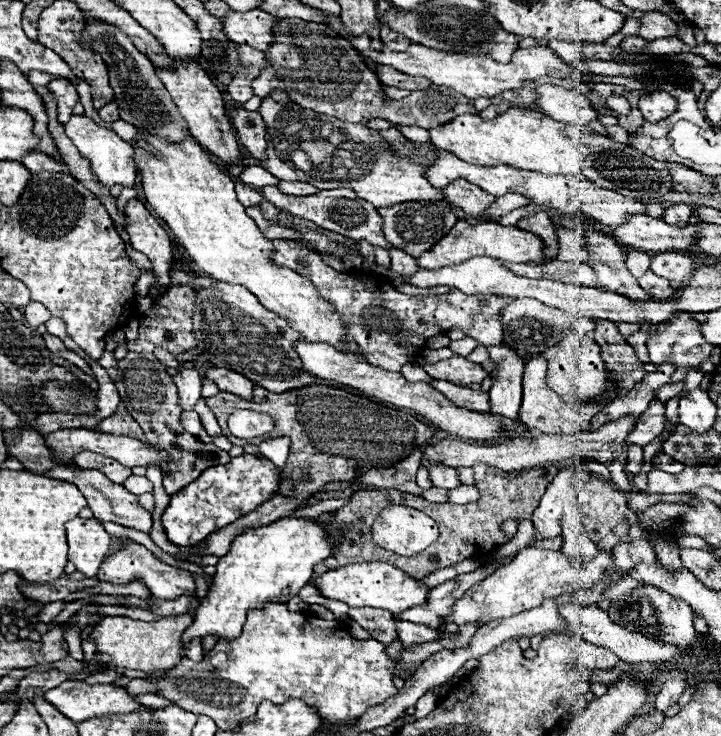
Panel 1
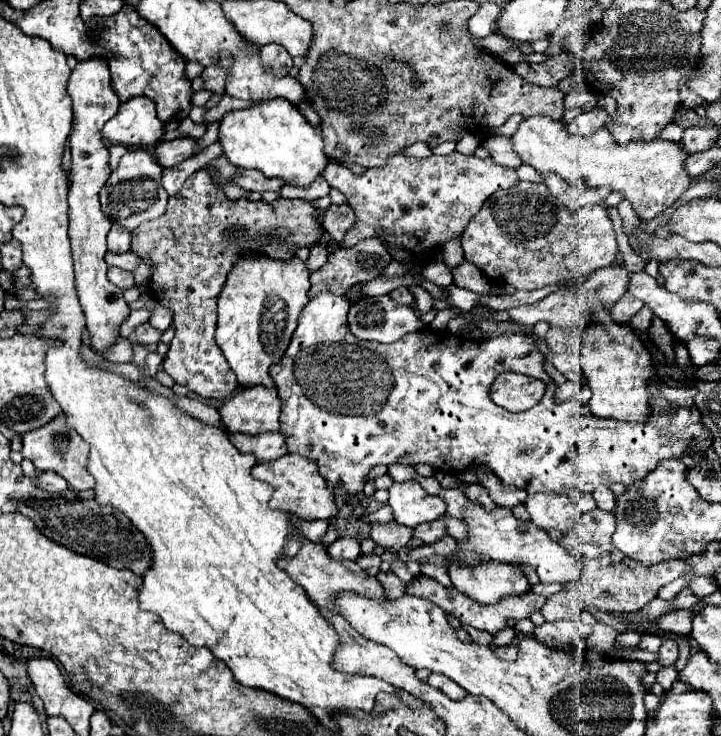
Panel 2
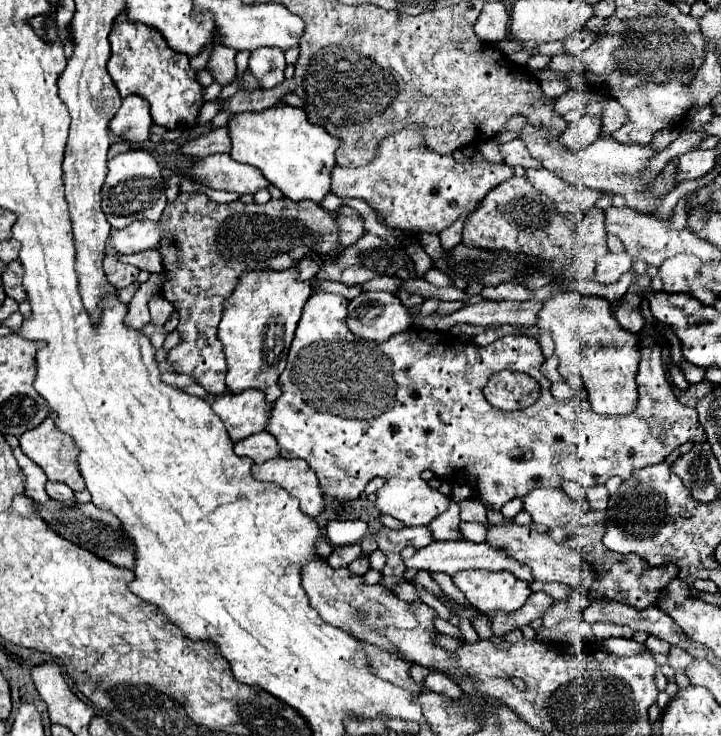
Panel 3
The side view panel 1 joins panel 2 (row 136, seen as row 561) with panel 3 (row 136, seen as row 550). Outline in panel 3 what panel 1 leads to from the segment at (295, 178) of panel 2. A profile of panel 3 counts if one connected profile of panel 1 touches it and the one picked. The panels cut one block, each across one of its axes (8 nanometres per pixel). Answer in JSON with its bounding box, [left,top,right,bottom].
[228,104,340,202]

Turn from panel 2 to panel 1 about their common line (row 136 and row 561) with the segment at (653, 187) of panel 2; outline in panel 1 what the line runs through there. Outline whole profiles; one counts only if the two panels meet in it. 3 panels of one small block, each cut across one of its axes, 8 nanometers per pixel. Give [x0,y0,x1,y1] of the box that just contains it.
[444,546,612,626]

